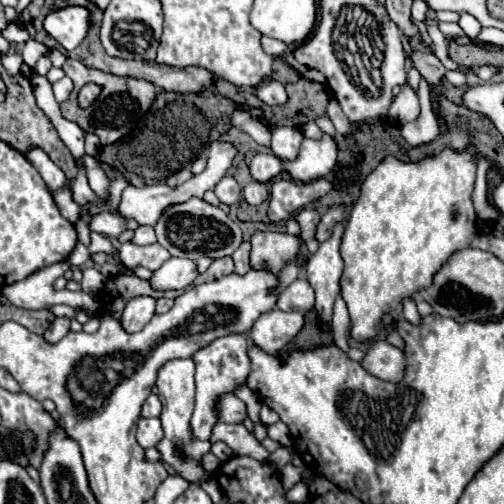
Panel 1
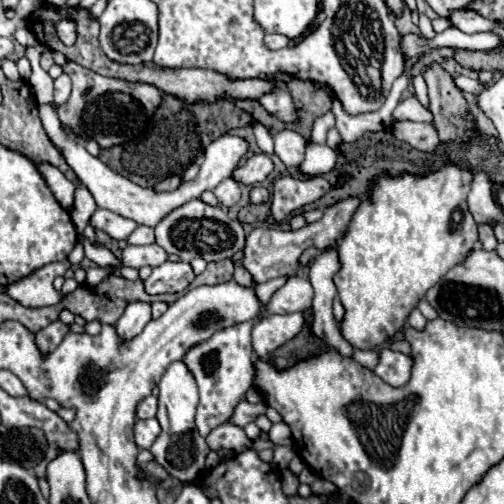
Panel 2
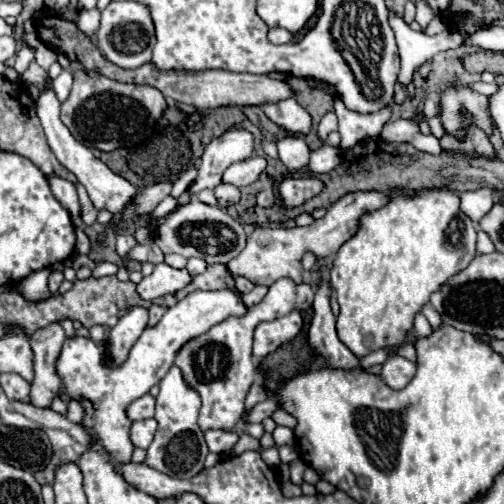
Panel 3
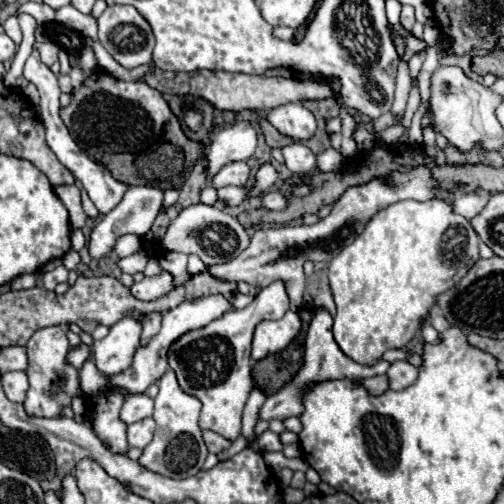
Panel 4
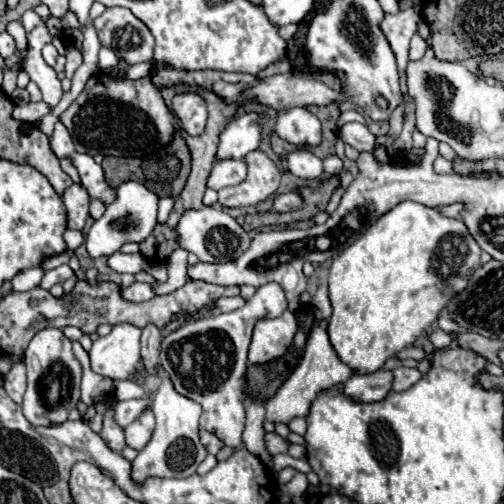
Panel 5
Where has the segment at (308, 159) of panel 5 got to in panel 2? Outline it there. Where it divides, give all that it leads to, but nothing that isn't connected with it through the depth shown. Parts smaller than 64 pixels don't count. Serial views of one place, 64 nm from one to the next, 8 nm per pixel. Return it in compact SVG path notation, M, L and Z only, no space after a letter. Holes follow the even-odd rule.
M280 130L274 136L274 152L276 156L286 164L286 166L298 166L304 158L304 146L308 144L308 140L304 136L300 136L294 130Z

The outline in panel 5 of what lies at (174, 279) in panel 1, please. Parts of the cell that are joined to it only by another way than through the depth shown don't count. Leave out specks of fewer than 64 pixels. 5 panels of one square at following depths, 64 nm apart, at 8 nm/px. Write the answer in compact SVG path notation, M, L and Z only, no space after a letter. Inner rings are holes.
M134 282L132 286L122 288L122 296L126 300L130 300L130 302L146 302L146 300L152 300L156 294L154 294L154 286L152 284Z

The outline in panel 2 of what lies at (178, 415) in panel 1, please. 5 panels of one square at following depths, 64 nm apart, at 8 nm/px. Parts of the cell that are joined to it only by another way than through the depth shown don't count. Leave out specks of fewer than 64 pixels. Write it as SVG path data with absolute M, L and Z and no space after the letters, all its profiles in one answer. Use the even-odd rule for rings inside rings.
M178 360L166 368L162 380L158 382L158 388L160 388L160 394L158 394L156 418L162 426L162 434L152 444L150 452L154 454L154 460L166 468L166 472L170 476L184 480L182 484L188 484L192 480L202 478L202 474L206 470L204 458L210 452L206 440L198 434L198 430L194 426L194 414L196 414L196 406L198 406L196 380L192 380L192 372L188 372L188 366L182 360Z

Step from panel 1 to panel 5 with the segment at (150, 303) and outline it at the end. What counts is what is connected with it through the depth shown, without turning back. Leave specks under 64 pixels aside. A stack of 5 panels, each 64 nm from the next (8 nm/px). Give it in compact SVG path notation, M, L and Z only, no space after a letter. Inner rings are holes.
M116 324L108 336L94 340L90 354L92 370L112 380L126 380L140 366L140 328Z

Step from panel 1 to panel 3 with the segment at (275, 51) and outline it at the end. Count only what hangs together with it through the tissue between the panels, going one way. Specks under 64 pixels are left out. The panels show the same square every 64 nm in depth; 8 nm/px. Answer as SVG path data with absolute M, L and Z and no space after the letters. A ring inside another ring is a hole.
M272 28L268 32L268 40L272 44L288 44L292 40L292 34L288 30L284 30L284 28Z

